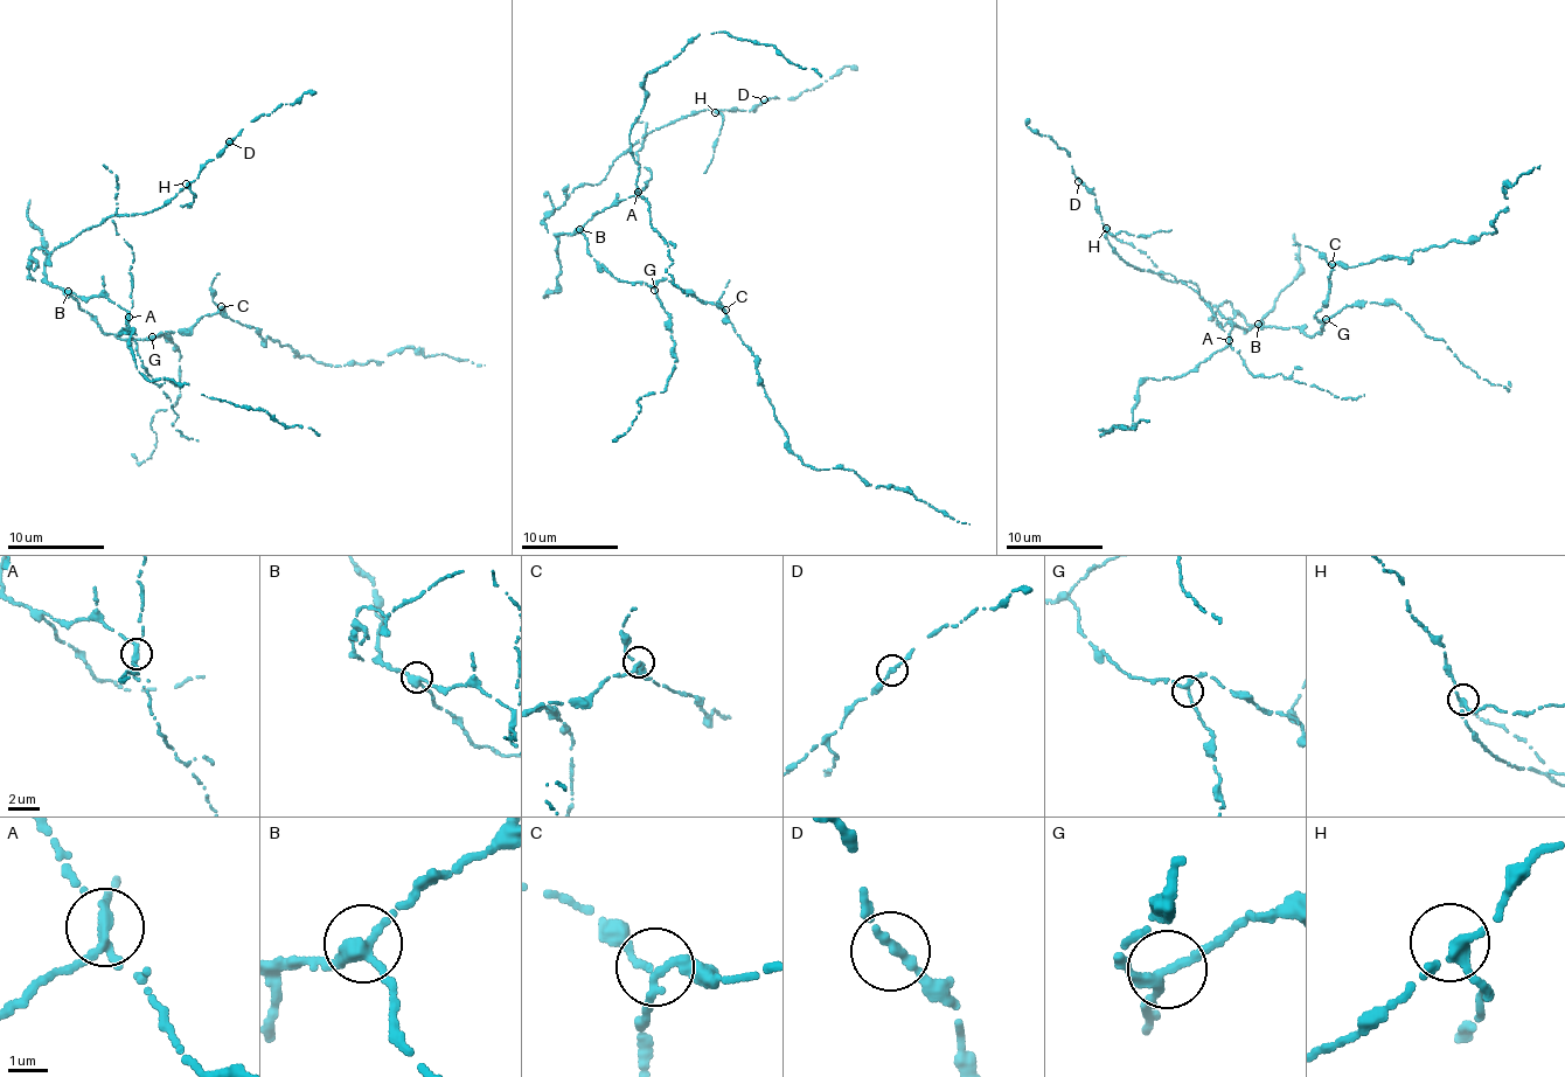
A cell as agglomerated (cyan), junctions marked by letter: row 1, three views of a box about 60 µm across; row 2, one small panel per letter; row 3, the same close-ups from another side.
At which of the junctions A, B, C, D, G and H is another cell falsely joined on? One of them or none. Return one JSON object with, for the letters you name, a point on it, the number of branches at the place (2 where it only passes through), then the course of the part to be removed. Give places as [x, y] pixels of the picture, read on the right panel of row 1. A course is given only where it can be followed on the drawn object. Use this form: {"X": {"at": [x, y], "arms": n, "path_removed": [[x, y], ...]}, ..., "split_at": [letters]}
{"A": {"at": [1229, 340], "arms": 3, "path_removed": [[1229, 340], [1253, 375], [1280, 374], [1329, 390], [1341, 400], [1363, 395]]}, "split_at": ["A"]}

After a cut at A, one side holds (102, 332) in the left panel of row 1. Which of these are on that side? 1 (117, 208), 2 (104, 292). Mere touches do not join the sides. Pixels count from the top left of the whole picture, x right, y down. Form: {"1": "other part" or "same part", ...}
{"1": "other part", "2": "same part"}

